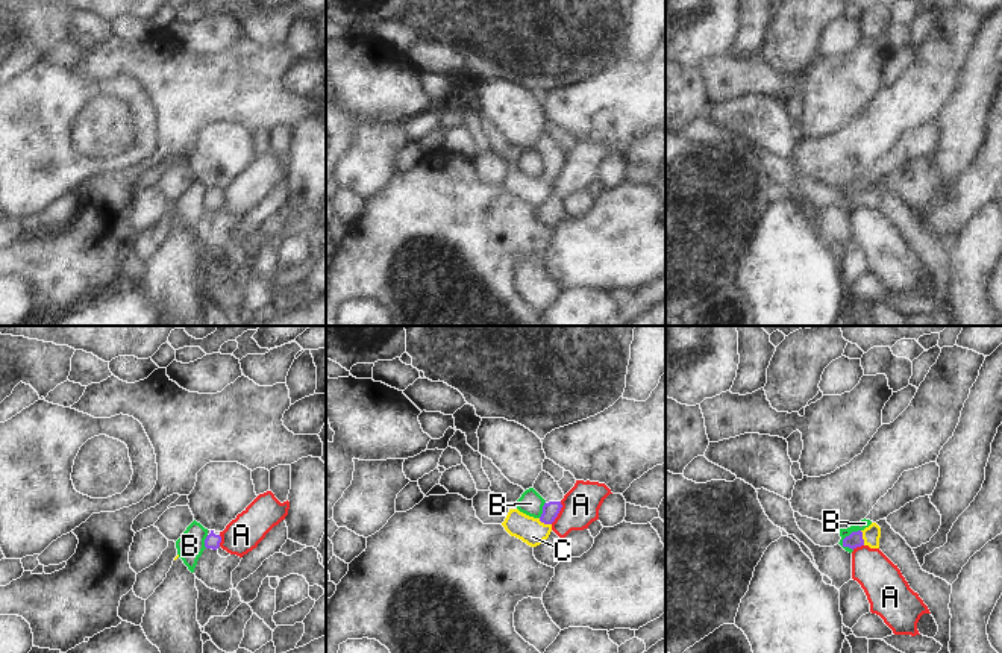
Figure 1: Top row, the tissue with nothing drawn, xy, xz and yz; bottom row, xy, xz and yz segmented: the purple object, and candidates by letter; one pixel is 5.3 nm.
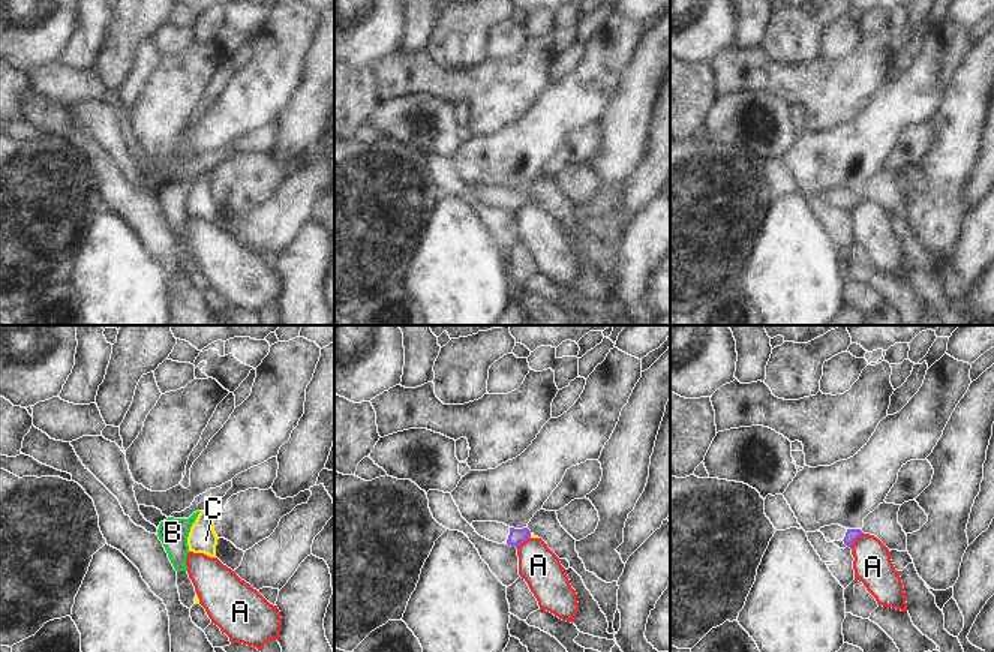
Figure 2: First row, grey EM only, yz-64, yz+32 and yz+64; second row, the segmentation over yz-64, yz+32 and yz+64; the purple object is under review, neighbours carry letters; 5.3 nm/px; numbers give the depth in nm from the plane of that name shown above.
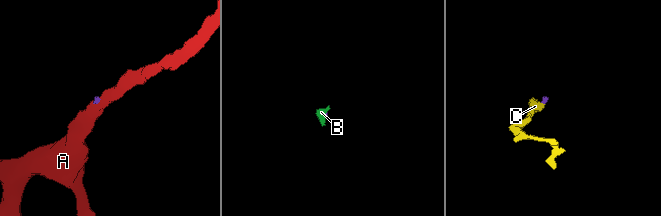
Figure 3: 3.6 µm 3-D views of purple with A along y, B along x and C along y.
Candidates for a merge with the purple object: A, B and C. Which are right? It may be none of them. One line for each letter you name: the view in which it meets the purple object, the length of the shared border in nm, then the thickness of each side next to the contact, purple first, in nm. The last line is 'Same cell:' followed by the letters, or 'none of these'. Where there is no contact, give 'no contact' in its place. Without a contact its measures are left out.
C: meets purple in yz; contact 80 nm long; 80 nm thick on the purple side, 90 nm on the other
Same cell: C

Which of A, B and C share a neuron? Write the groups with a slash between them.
A / B / C

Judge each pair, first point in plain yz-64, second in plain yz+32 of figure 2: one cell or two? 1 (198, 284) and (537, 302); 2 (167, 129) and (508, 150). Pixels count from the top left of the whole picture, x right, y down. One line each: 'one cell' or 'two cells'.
1: two cells
2: two cells

